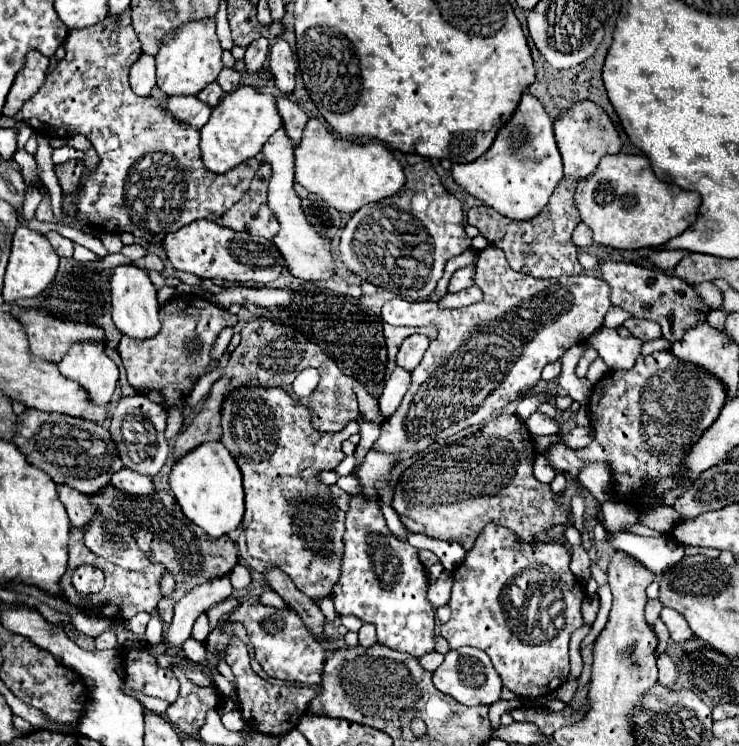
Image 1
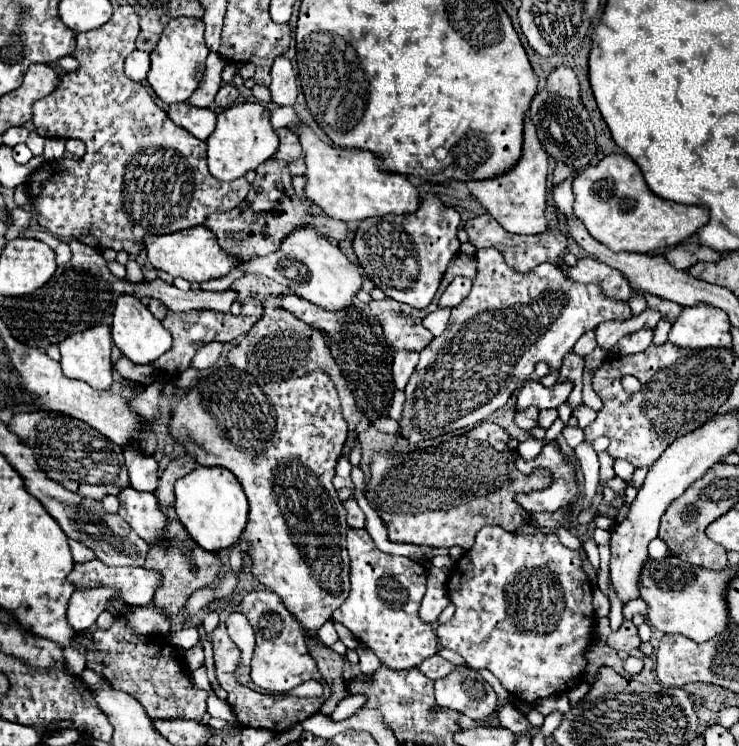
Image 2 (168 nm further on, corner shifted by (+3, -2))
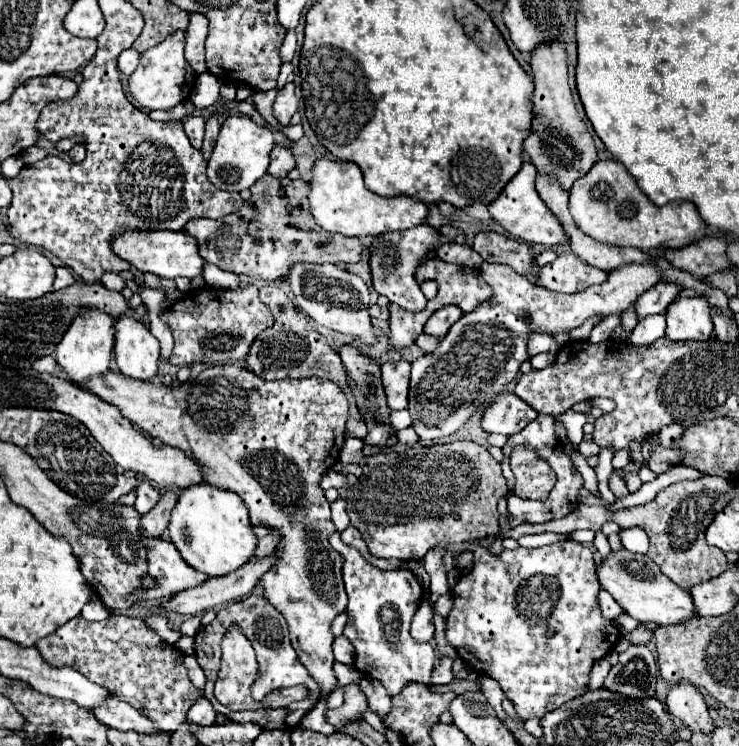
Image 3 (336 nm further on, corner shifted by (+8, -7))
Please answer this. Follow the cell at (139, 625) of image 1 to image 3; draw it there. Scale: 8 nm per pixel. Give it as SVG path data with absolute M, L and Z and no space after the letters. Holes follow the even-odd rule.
M148 613L146 619L144 619L144 623L146 623L152 631L156 631L156 633L160 635L160 639L164 639L164 641L170 643L170 645L174 645L174 643L180 639L180 633L178 633L178 631L172 631L172 629L168 627L168 617L162 615L162 613Z

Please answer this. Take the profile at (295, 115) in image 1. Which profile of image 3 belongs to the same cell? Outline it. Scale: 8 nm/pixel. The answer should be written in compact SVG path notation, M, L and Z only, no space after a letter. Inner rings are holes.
M276 145L272 149L272 163L268 167L268 173L276 175L276 177L286 177L286 173L290 169L294 169L294 155L290 153L290 149Z

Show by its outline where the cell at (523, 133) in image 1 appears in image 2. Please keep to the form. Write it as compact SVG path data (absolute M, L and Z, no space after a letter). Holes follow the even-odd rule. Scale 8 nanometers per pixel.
M525 118L525 134L523 134L523 156L513 170L507 174L483 180L483 182L469 182L471 194L487 208L487 212L509 232L513 234L539 234L547 230L547 172L549 172L549 158L537 140L535 126L529 118Z

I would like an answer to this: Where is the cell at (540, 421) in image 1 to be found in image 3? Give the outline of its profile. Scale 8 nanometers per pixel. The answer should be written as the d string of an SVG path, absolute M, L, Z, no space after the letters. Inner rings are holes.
M504 393L496 403L492 403L482 419L482 429L486 433L500 433L500 435L514 435L520 433L530 421L534 421L538 413L528 407L528 403L516 399L514 393Z

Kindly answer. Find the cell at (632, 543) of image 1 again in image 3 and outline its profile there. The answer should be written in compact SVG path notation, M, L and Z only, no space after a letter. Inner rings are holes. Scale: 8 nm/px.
M628 529L622 533L622 545L624 549L646 553L648 551L648 535L642 529Z

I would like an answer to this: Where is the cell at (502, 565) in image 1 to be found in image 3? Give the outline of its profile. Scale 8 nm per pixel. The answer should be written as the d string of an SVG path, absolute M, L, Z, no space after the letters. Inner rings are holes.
M562 541L562 543L552 543L552 545L546 545L546 547L536 547L536 549L526 549L526 547L518 547L514 551L510 549L502 549L498 555L490 553L490 549L486 545L476 545L474 549L474 567L460 575L454 589L452 589L452 599L454 599L454 607L446 619L446 641L450 647L454 647L454 651L458 653L458 657L462 661L466 661L466 665L470 665L476 673L482 673L482 675L488 675L492 679L496 679L504 691L504 695L514 703L518 715L522 719L530 719L530 717L542 717L546 715L548 711L554 711L556 707L564 705L568 699L574 699L578 695L584 693L584 687L588 683L588 675L590 675L590 669L594 665L594 661L602 659L608 651L612 651L612 647L616 645L618 637L620 637L620 631L614 623L610 623L608 619L602 617L600 613L600 607L598 607L598 589L600 589L600 583L598 583L598 577L596 577L596 559L594 559L594 553L590 547L578 543L578 541ZM554 629L554 635L548 635L548 631Z

